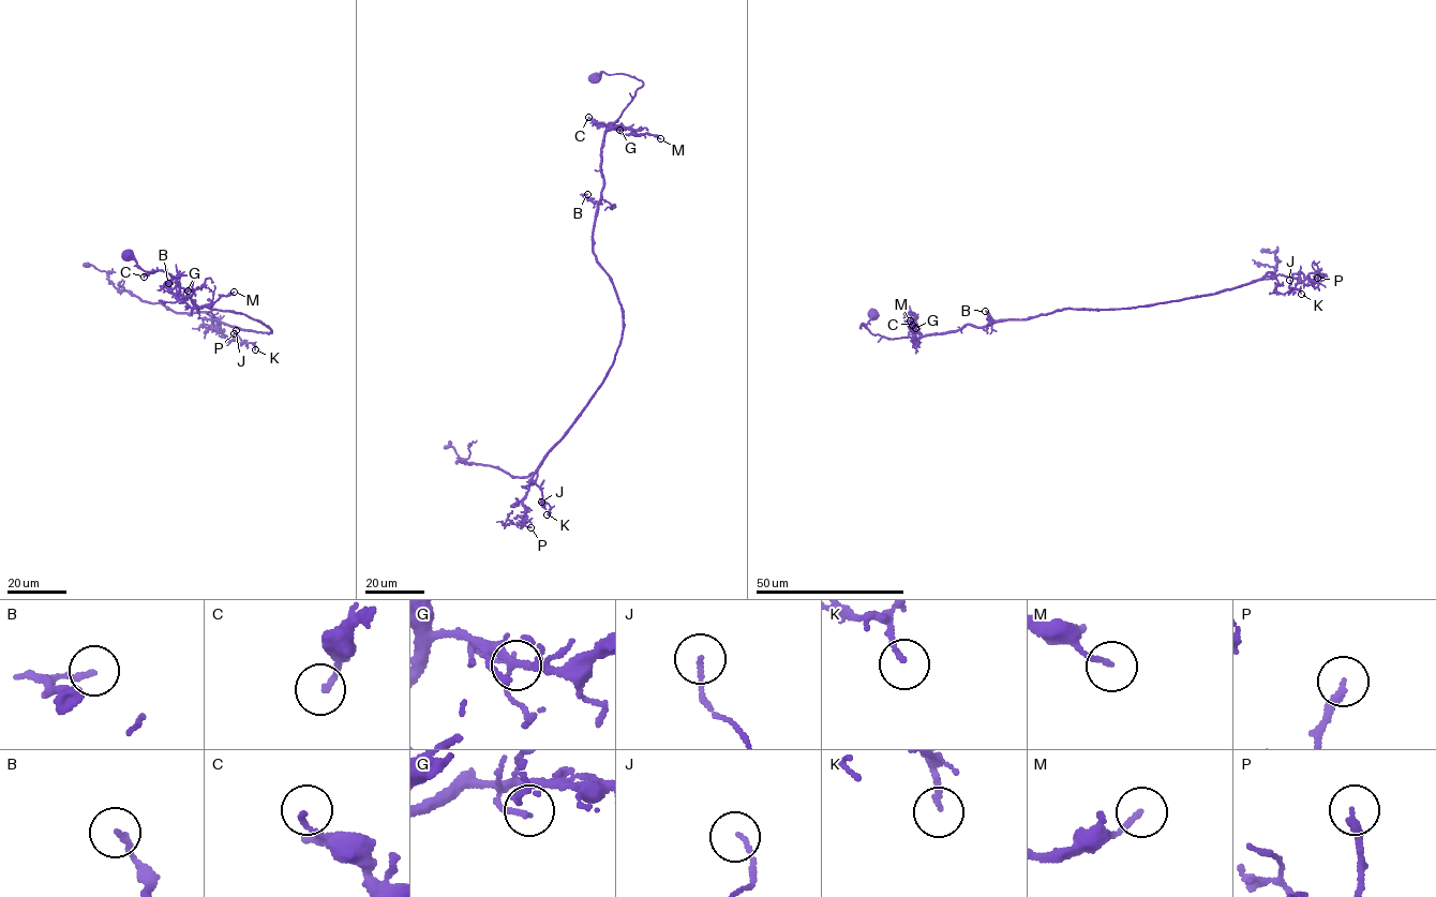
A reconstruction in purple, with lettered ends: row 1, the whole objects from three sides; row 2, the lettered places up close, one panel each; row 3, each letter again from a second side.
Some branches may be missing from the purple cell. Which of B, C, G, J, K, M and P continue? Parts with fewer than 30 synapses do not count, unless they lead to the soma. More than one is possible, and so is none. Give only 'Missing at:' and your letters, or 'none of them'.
Missing at: none of them

